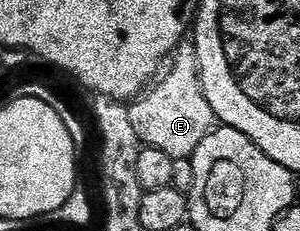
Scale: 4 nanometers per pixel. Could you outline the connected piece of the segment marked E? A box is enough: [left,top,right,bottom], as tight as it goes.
[128,40,218,160]

